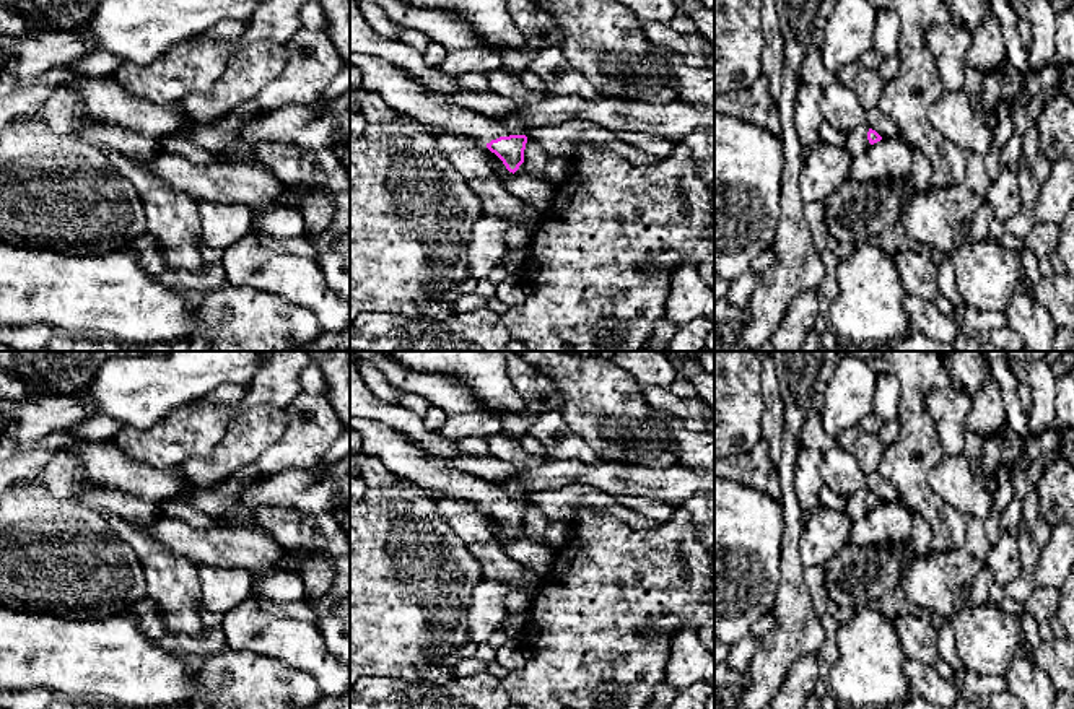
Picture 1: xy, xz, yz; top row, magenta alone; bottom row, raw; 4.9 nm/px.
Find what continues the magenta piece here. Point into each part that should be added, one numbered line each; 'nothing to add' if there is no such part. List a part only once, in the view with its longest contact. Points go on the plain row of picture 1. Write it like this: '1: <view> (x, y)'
1: xz (406, 459)

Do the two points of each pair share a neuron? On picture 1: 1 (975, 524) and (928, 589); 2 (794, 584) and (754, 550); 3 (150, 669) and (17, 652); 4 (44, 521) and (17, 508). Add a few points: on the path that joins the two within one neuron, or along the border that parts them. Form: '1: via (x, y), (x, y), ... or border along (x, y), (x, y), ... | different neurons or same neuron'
1: via (975, 540), (944, 573) | same neuron
2: border along (783, 535), (781, 579), (772, 608) | different neurons
3: via (117, 662), (77, 661), (49, 652) | same neuron
4: via (38, 521), (30, 521), (23, 514) | same neuron

